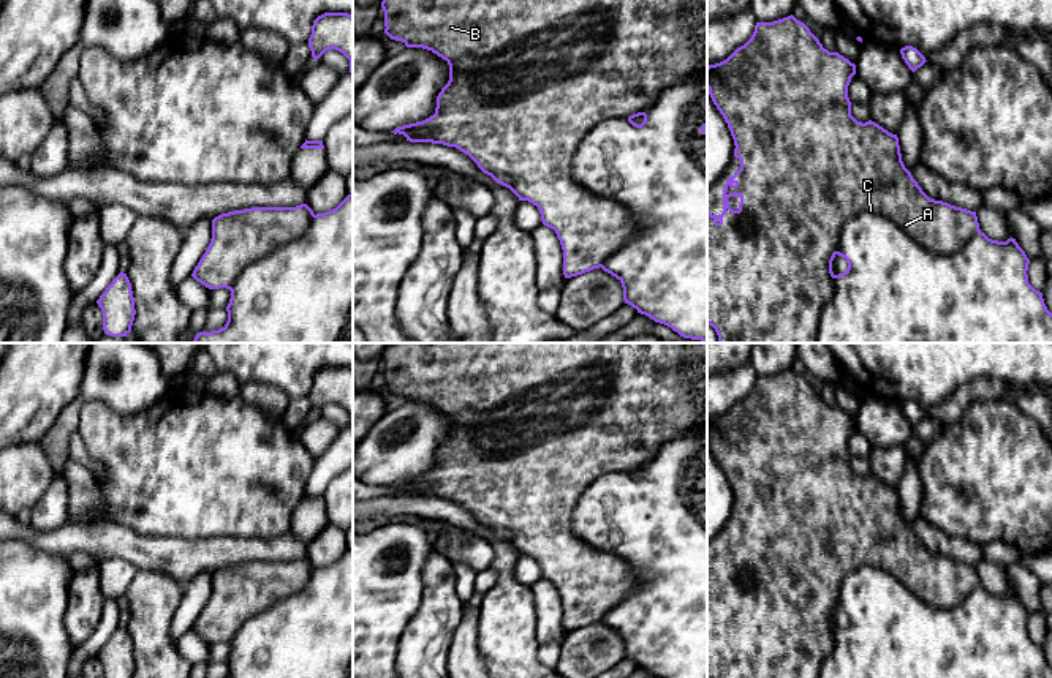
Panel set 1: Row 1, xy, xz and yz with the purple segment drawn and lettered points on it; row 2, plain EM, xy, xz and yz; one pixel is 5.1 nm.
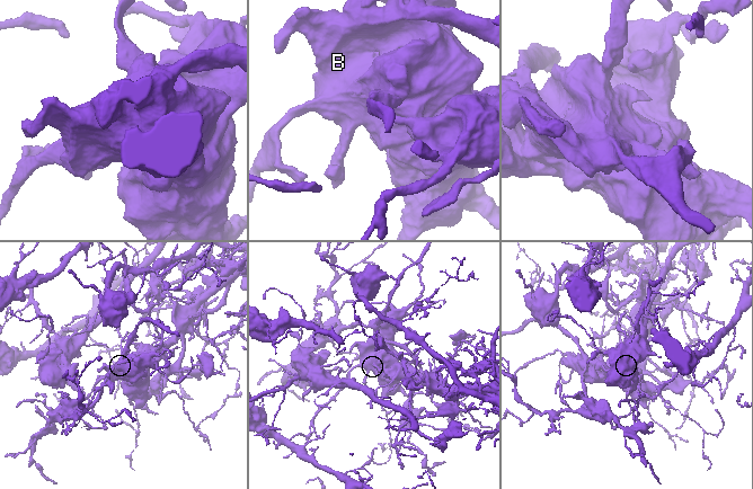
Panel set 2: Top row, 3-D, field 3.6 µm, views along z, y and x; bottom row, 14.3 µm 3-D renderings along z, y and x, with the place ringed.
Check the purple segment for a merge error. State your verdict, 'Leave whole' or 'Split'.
Split

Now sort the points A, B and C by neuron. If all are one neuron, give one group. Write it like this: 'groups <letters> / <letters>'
groups A B / C

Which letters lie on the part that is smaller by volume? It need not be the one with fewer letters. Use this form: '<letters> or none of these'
A, B

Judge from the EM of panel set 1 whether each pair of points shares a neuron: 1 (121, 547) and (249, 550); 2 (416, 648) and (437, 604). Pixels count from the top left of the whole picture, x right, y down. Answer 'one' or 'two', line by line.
1: one
2: one

